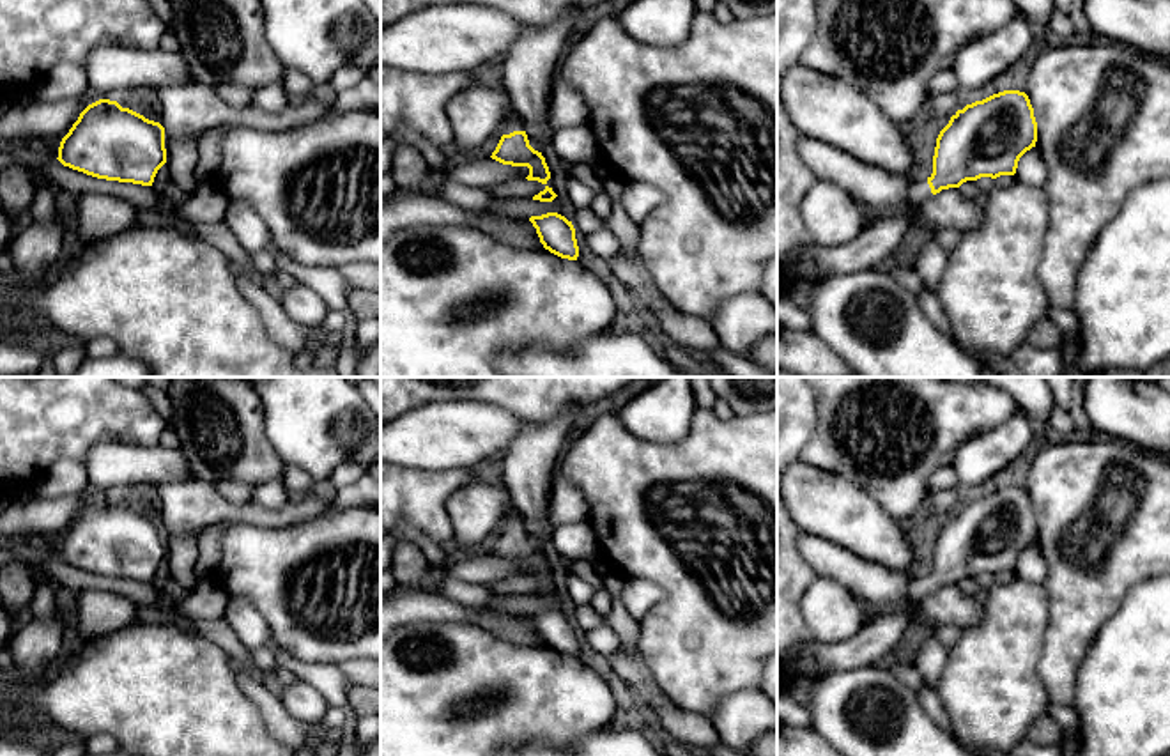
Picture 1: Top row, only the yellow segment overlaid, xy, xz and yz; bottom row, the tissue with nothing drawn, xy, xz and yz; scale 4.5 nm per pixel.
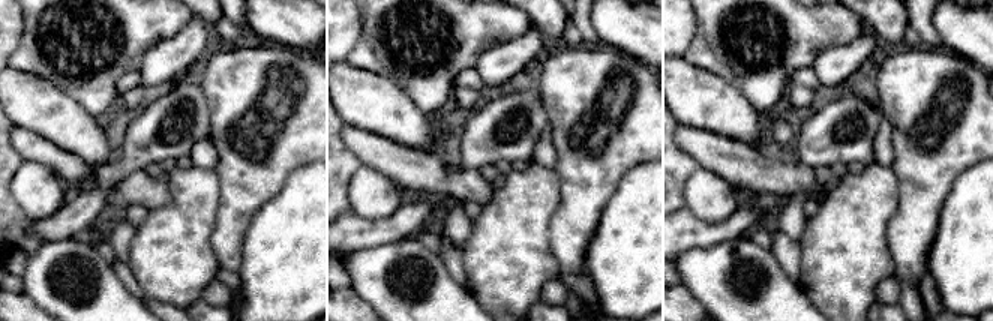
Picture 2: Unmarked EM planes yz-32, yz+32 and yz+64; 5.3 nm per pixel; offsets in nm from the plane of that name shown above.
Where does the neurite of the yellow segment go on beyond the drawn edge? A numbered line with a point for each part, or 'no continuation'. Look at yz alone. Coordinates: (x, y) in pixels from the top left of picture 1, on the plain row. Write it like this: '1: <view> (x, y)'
1: yz (919, 586)

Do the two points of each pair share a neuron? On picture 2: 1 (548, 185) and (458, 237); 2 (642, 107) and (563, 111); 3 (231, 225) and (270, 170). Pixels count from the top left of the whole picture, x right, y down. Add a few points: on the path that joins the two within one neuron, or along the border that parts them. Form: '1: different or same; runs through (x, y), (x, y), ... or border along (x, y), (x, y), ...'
1: different; border along (471, 222), (462, 248)
2: same; runs through (642, 80), (630, 68), (612, 63), (590, 84)
3: same; runs through (234, 212), (239, 201), (257, 183)

